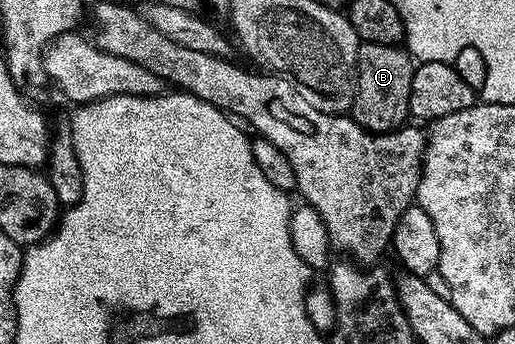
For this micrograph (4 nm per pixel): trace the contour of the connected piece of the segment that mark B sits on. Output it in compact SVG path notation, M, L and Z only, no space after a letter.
M366 44L357 49L357 97L352 119L371 132L391 132L406 123L411 98L411 78L415 61L404 47L396 44Z

